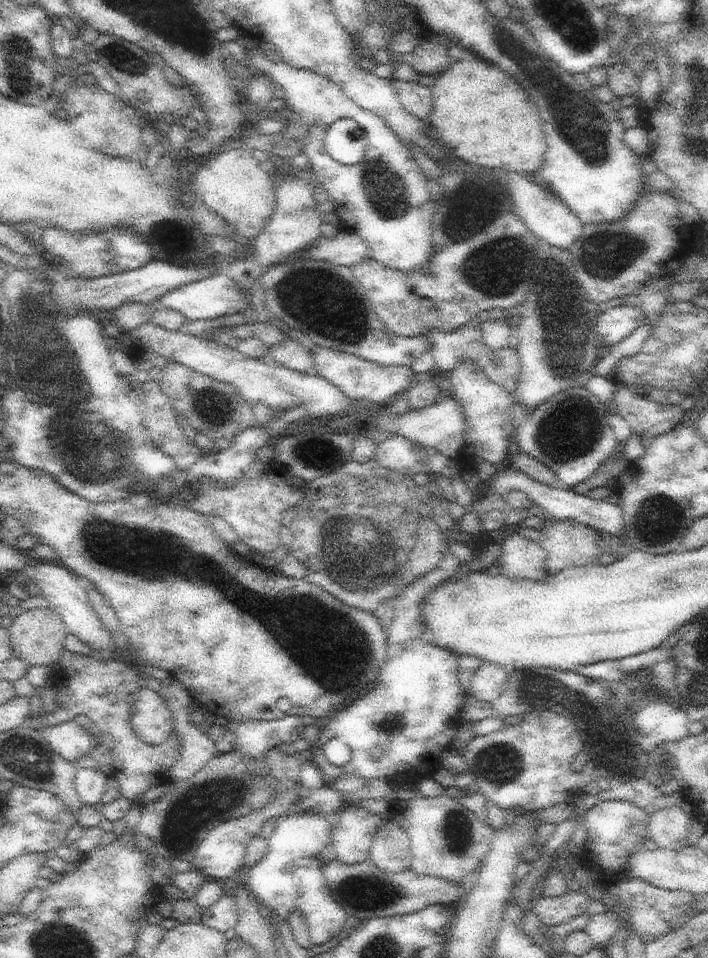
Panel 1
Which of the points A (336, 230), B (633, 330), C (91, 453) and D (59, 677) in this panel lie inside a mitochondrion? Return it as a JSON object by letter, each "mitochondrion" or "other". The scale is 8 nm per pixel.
{"A":"other","B":"other","C":"mitochondrion","D":"other"}

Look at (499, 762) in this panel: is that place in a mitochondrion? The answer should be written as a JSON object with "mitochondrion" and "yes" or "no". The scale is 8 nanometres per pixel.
{"mitochondrion":"yes"}

